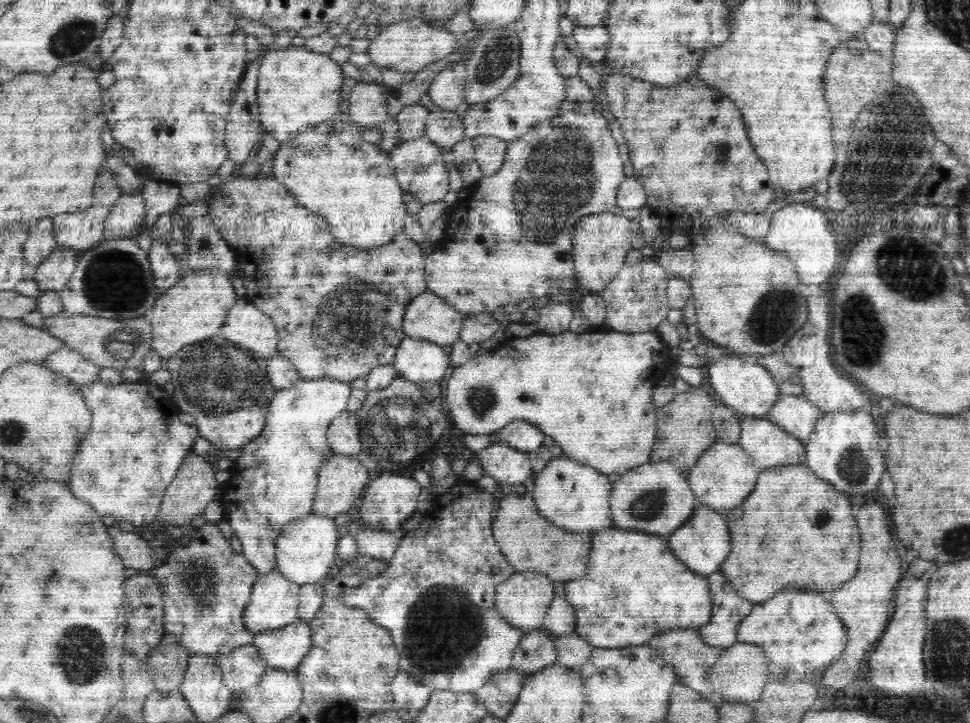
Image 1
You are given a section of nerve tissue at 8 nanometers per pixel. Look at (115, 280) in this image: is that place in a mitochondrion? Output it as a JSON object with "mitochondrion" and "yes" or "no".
{"mitochondrion":"yes"}

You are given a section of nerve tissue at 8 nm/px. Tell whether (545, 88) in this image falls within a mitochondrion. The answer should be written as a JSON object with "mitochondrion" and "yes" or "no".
{"mitochondrion":"no"}

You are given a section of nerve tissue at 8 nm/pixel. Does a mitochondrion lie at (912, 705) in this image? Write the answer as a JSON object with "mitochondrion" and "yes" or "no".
{"mitochondrion":"no"}

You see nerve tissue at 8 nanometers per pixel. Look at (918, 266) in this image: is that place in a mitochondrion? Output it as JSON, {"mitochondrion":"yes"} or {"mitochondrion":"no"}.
{"mitochondrion":"yes"}

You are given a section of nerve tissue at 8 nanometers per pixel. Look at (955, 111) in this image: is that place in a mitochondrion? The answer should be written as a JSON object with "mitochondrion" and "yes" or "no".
{"mitochondrion":"no"}

